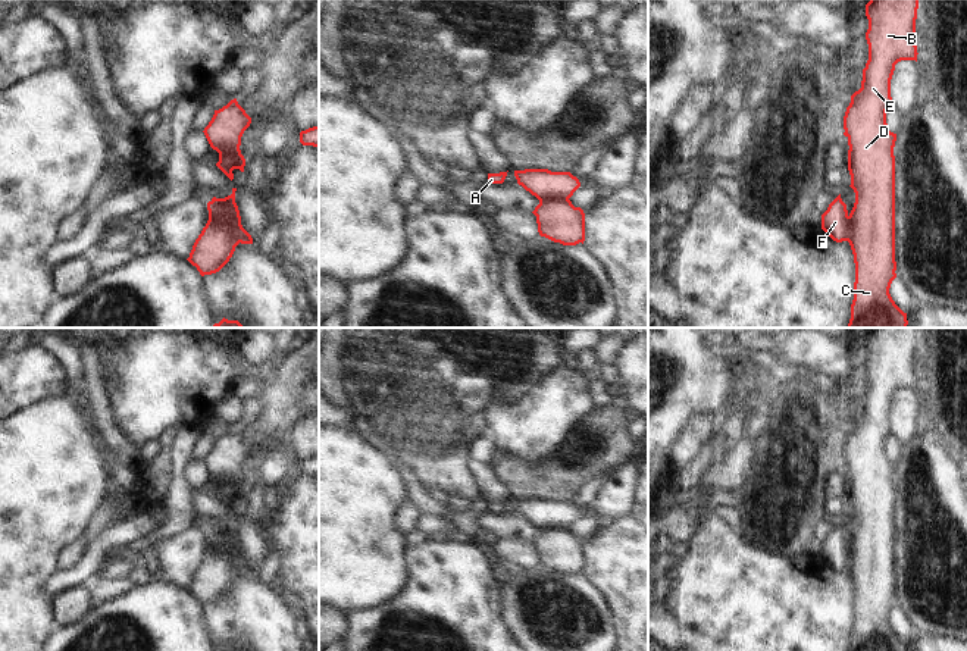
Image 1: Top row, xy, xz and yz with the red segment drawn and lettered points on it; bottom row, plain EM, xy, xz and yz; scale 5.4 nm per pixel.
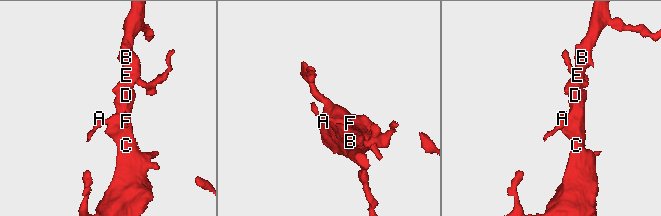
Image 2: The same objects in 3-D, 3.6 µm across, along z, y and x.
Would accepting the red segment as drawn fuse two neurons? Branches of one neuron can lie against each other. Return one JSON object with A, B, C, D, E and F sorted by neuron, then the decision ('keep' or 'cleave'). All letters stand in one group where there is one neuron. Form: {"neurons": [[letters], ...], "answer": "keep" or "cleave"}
{"neurons": [["A", "F"], ["B", "C", "D", "E"]], "answer": "cleave"}

